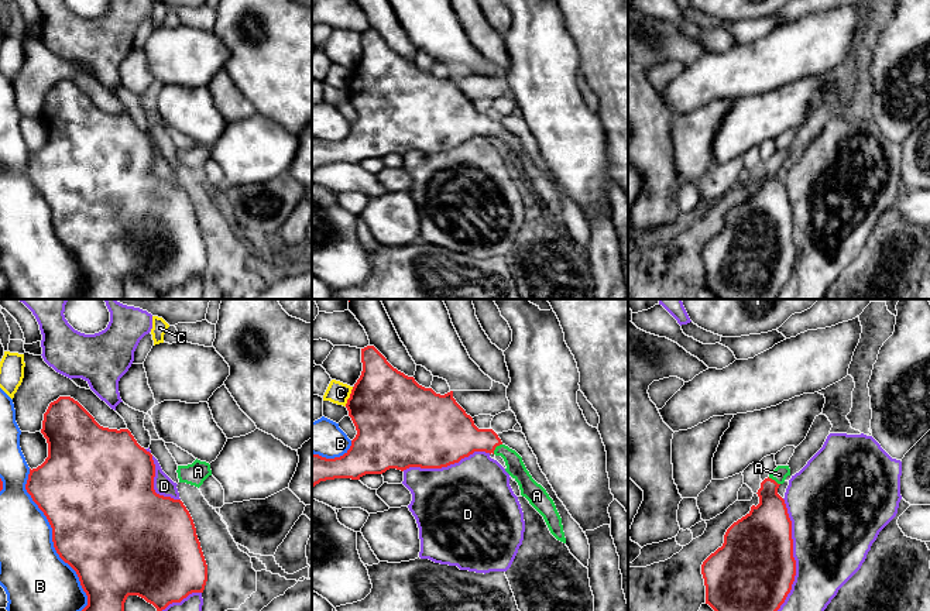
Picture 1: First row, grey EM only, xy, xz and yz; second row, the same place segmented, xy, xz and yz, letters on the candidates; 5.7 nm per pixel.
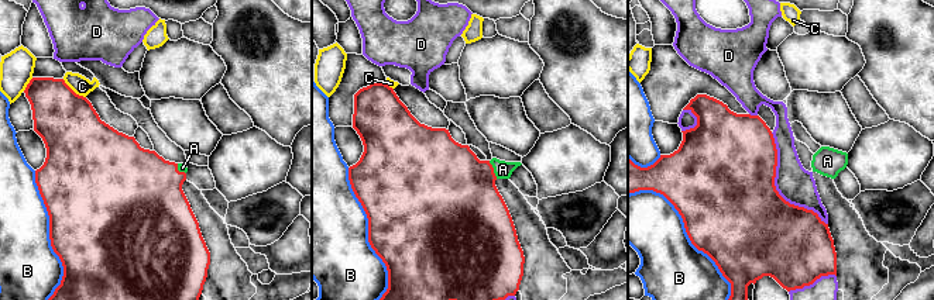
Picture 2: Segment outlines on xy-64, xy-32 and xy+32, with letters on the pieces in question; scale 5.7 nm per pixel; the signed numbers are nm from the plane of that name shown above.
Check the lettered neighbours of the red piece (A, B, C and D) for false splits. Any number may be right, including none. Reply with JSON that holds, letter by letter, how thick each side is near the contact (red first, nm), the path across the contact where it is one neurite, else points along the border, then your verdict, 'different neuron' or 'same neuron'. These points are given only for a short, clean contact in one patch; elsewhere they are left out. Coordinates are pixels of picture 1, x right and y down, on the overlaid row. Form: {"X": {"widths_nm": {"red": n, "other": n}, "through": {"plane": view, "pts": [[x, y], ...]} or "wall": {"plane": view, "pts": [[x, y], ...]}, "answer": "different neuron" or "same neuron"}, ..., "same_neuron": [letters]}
{"A": {"widths_nm": {"red": 280, "other": 110}, "through": {"plane": "xz", "pts": [[453, 435], [486, 439], [496, 446], [515, 467]]}, "answer": "same neuron"}, "B": {"widths_nm": {"red": 500, "other": 380}, "answer": "different neuron"}, "C": {"widths_nm": {"red": 440, "other": 130}, "answer": "different neuron"}, "D": {"widths_nm": {"red": 460, "other": 440}, "answer": "different neuron"}, "same_neuron": ["A"]}

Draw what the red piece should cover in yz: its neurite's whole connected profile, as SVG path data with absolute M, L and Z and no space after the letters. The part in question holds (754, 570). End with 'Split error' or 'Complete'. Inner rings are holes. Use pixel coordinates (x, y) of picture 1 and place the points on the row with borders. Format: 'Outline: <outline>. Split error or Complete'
Outline: M778 466L761 483L759 504L727 529L723 546L703 562L706 604L714 611L778 611L790 593L796 576L792 521L778 494L787 476L789 466Z. Split error

